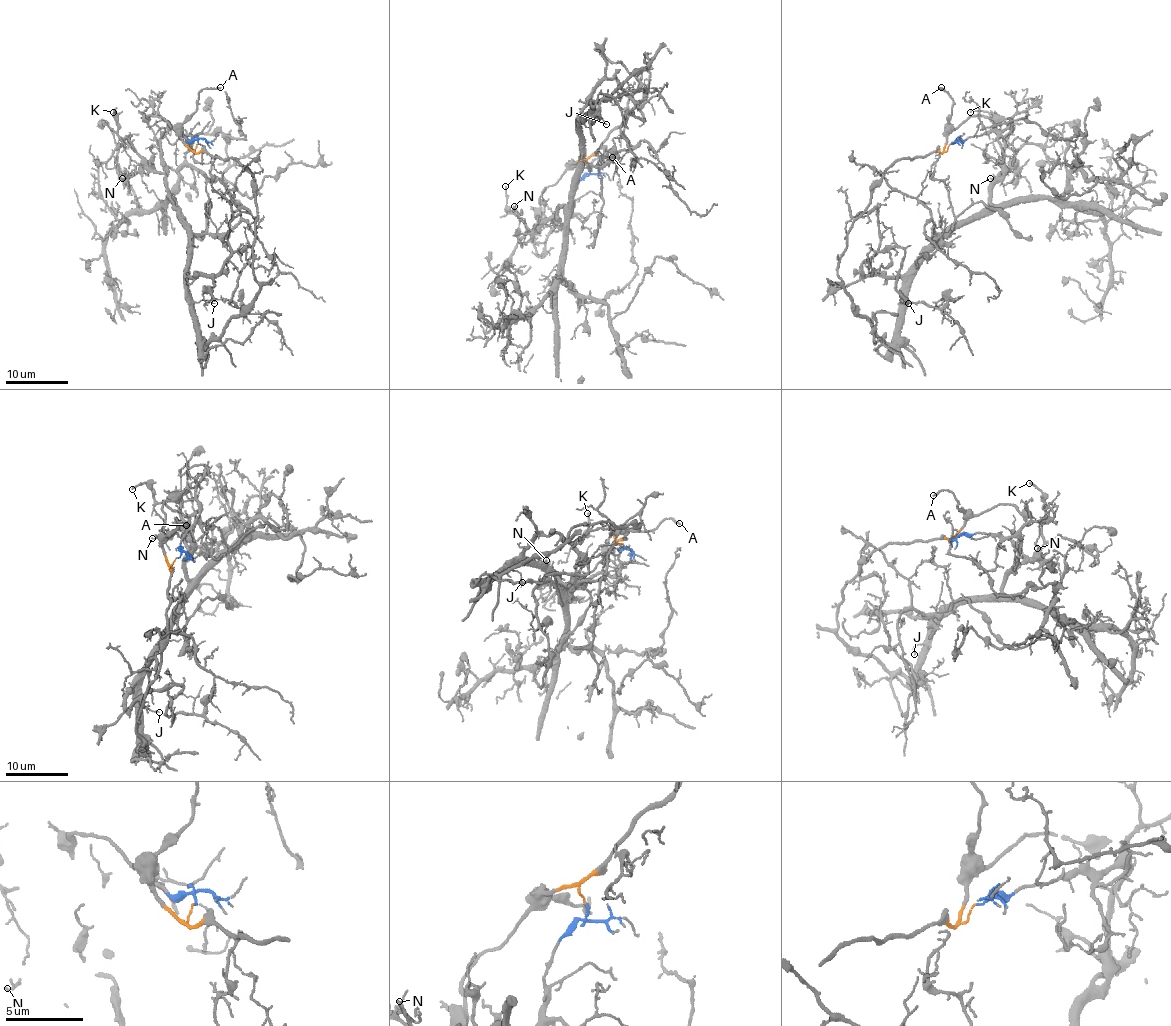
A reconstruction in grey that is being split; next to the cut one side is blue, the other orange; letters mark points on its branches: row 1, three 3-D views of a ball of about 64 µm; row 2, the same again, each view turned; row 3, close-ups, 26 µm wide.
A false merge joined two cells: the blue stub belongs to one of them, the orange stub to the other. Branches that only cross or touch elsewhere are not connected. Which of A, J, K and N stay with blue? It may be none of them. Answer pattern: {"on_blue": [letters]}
{"on_blue": ["J", "K", "N"]}

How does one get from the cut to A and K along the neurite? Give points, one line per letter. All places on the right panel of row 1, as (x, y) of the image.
A: (951, 143), (944, 150), (952, 100), (941, 87)
K: (951, 143), (1009, 129), (1001, 172), (1009, 165), (1013, 151), (996, 134), (995, 120), (987, 112), (969, 112)

